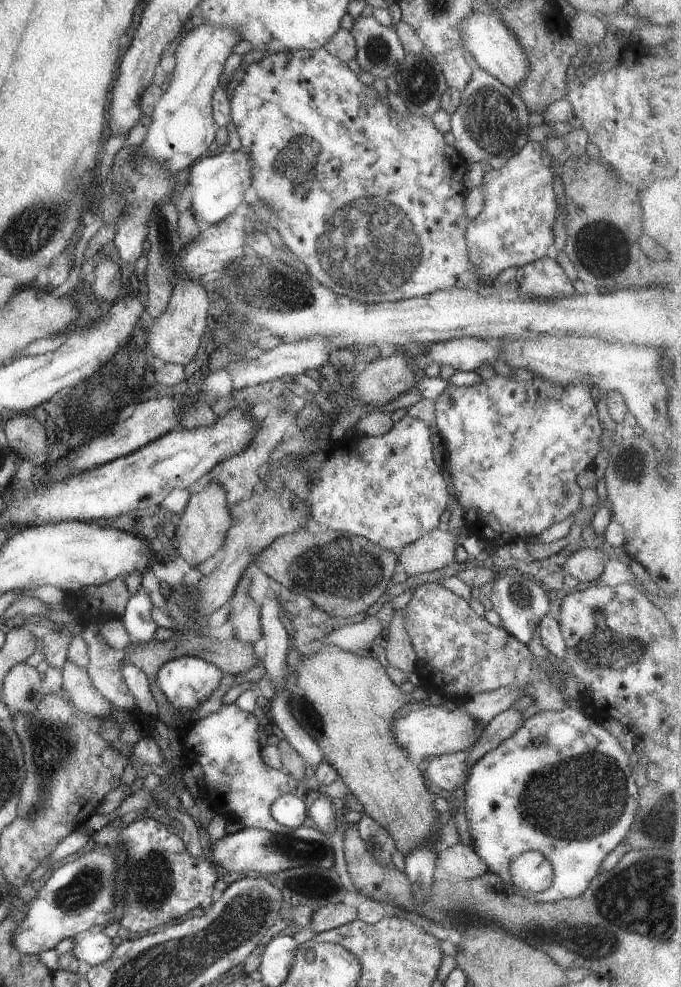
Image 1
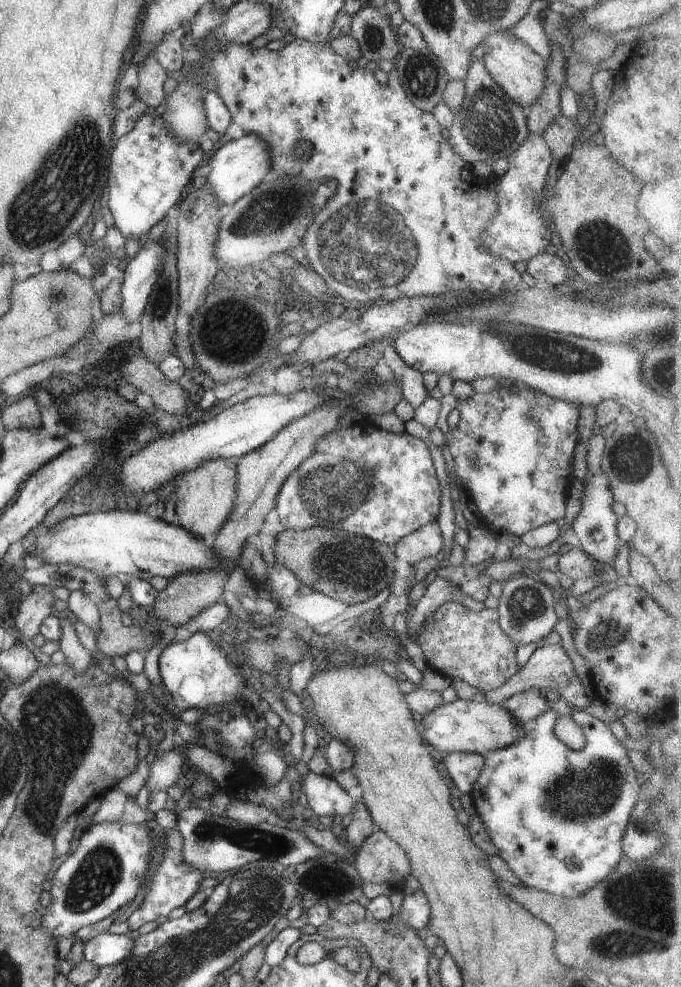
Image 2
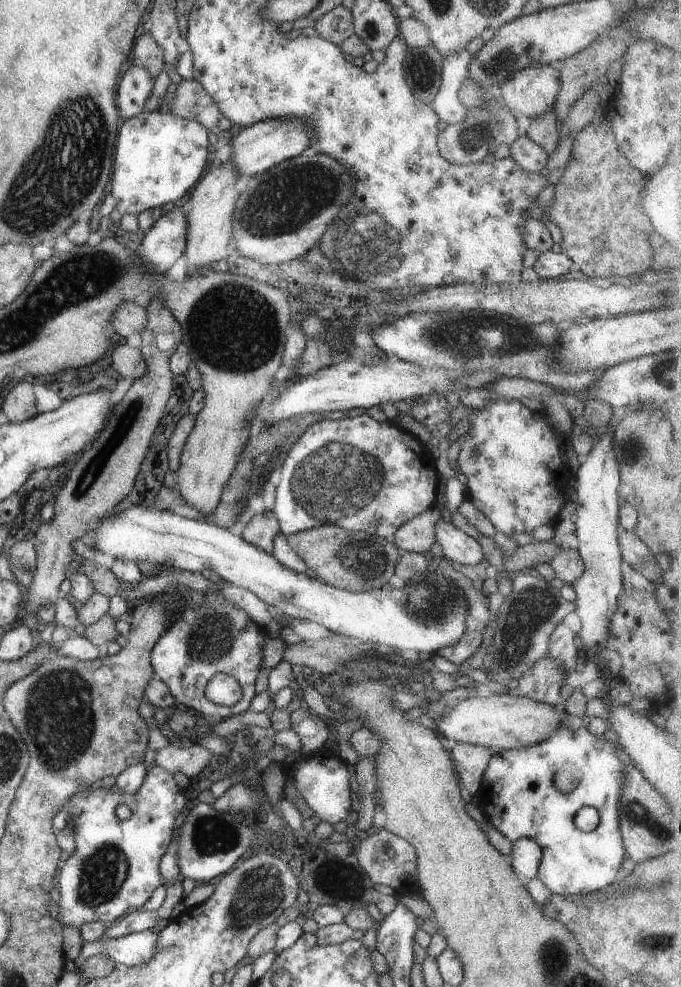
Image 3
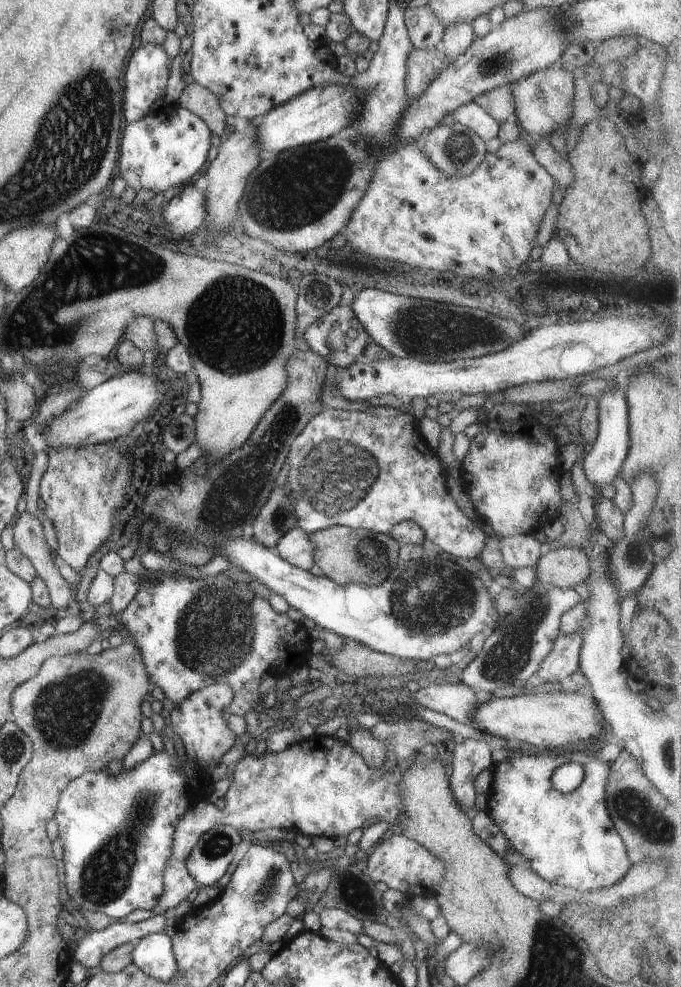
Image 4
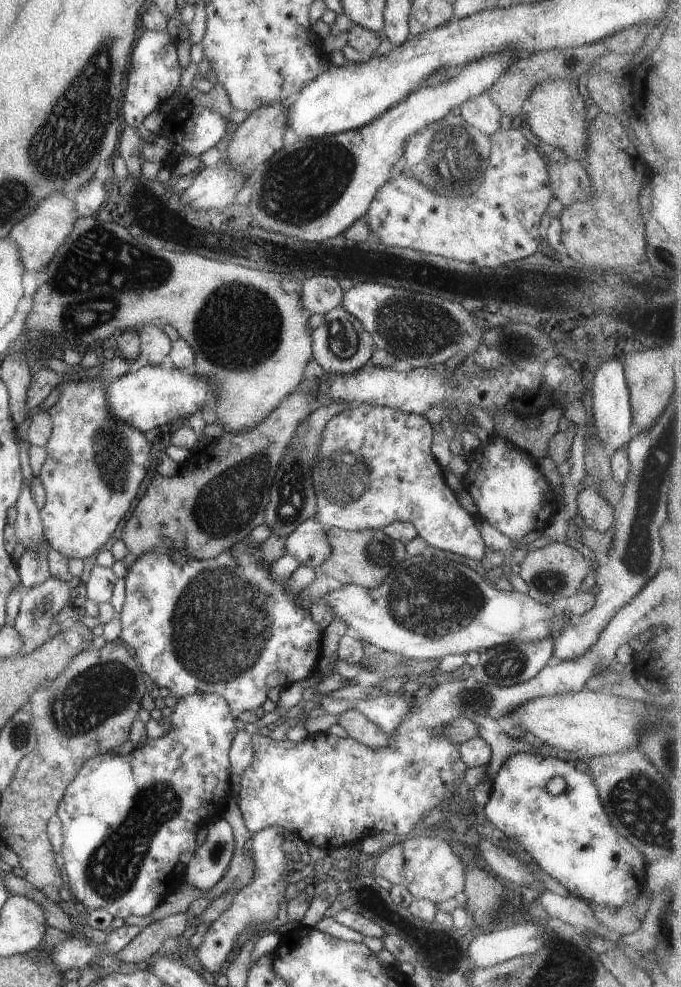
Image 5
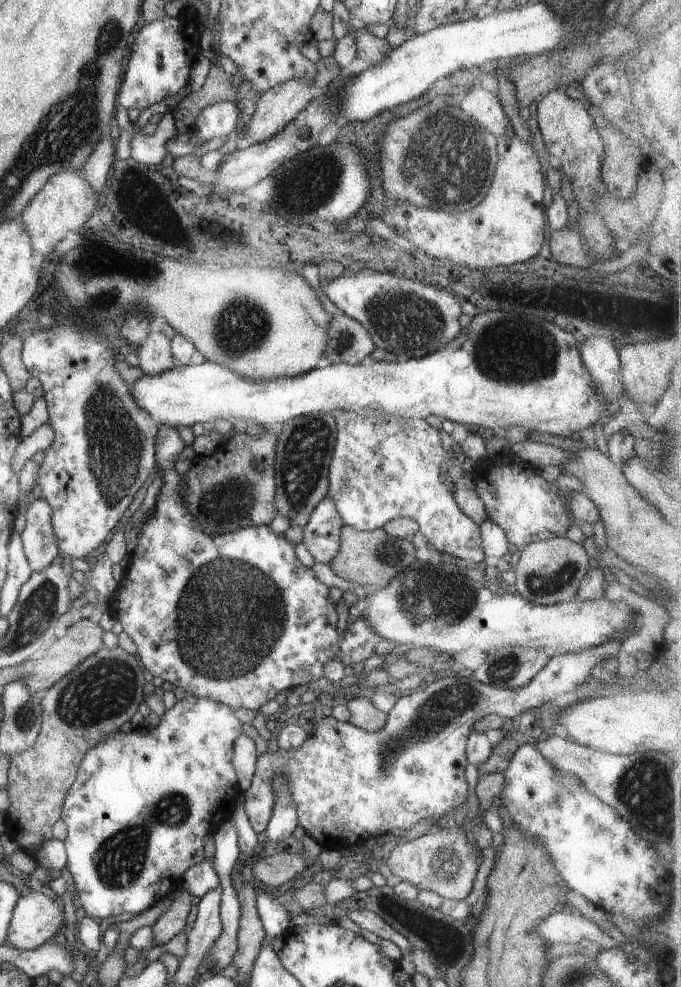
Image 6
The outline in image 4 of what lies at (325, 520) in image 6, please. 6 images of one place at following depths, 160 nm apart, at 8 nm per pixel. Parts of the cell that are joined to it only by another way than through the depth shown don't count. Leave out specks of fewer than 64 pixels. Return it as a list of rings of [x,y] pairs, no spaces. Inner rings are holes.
[[[293,528],[281,535],[272,550],[285,562],[304,571],[308,571],[314,564],[313,543],[308,539],[308,533],[301,529]]]

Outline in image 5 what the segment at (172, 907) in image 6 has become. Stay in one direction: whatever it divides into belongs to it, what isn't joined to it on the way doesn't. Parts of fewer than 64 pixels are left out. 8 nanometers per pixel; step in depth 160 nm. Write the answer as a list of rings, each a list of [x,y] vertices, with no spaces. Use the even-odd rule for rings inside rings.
[[[177,913],[162,919],[152,921],[140,930],[121,950],[116,952],[116,957],[121,962],[137,964],[147,960],[155,952],[161,950],[161,943],[166,938],[178,937],[183,934],[187,921],[185,913]]]

